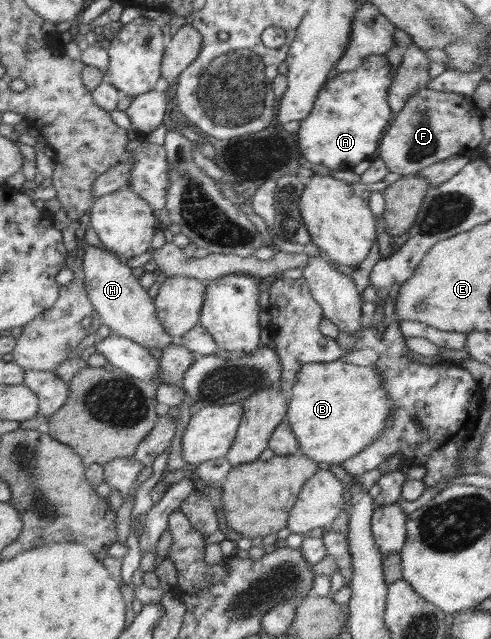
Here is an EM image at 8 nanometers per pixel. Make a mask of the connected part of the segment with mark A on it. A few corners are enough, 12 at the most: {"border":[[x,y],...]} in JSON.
{"border":[[373,55],[321,87],[295,134],[313,165],[376,156],[393,73]]}

